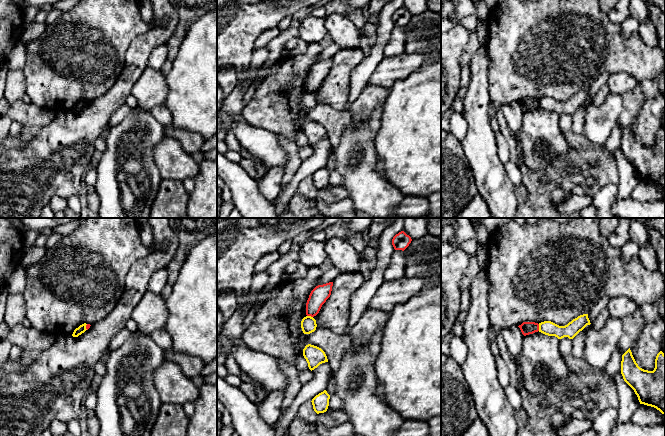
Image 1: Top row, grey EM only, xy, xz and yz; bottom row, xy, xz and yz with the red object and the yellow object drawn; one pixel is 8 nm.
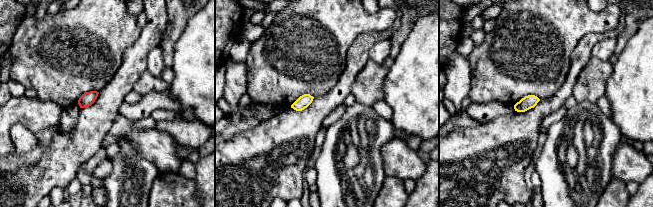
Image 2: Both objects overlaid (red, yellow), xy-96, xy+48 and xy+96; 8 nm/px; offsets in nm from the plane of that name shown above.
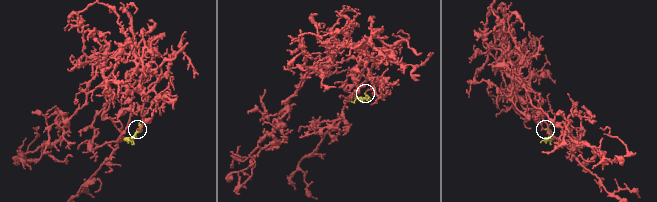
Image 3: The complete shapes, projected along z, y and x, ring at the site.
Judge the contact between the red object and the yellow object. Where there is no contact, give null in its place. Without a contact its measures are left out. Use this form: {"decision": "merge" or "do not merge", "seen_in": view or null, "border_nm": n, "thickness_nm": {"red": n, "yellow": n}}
{"decision": "do not merge", "seen_in": "yz", "border_nm": 60, "thickness_nm": {"red": 100, "yellow": 120}}

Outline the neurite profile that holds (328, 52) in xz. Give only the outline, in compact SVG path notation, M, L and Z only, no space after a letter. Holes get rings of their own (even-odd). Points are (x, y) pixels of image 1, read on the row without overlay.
M333 43L332 45L324 48L321 53L317 57L317 62L318 61L323 61L329 58L333 58L333 56L340 50L340 47Z

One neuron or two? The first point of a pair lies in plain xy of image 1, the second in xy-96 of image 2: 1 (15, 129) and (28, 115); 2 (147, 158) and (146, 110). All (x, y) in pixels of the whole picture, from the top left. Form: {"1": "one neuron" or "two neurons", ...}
{"1": "two neurons", "2": "two neurons"}

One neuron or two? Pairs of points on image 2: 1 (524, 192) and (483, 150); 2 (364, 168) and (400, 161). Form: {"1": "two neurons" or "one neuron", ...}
{"1": "one neuron", "2": "two neurons"}

